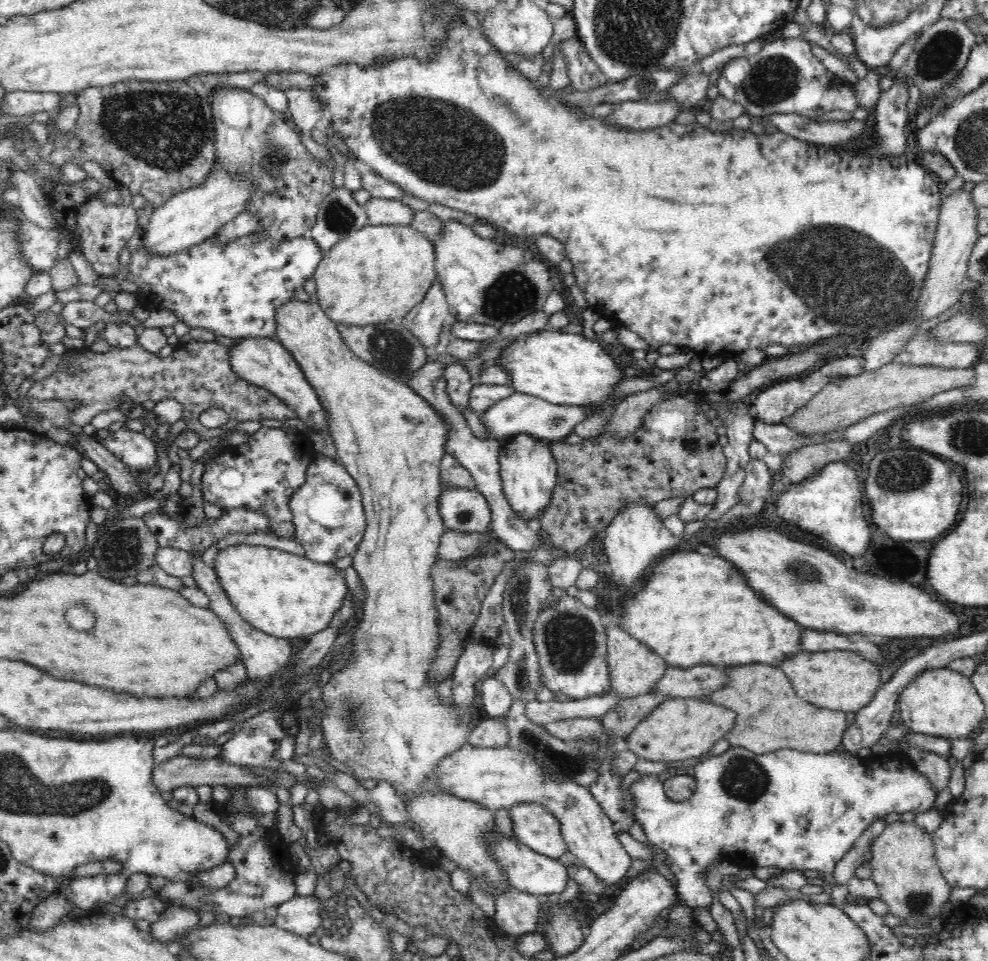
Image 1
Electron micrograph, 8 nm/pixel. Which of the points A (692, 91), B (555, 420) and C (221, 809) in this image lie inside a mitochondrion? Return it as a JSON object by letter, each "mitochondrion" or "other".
{"A":"other","B":"mitochondrion","C":"other"}

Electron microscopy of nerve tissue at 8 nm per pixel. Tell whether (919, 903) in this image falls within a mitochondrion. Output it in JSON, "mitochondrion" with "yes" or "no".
{"mitochondrion":"yes"}

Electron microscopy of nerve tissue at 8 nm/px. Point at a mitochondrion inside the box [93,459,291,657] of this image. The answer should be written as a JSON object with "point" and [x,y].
{"point":[122,551]}

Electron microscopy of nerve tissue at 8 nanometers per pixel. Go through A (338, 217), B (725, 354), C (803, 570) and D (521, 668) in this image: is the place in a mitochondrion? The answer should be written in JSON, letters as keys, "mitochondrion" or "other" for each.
{"A":"mitochondrion","B":"other","C":"mitochondrion","D":"mitochondrion"}

